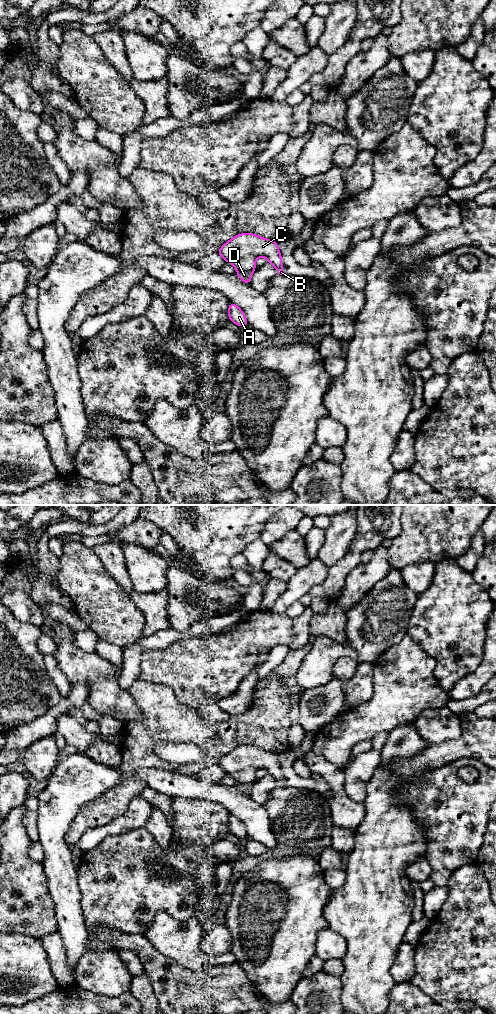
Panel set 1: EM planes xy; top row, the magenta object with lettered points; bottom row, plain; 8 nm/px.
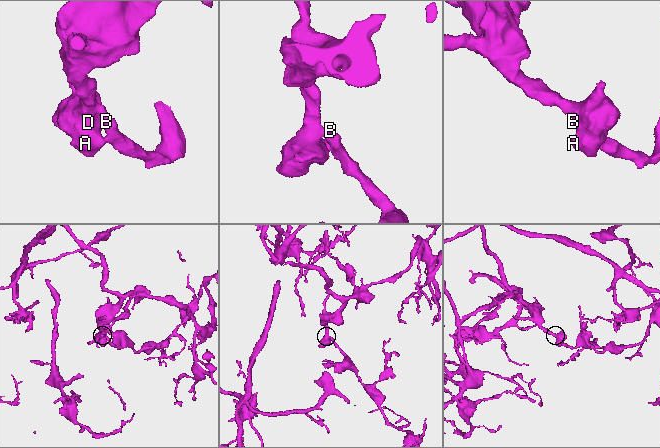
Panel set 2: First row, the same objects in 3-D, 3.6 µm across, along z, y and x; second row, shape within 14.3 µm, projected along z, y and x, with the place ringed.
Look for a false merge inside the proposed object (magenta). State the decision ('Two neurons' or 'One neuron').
One neuron

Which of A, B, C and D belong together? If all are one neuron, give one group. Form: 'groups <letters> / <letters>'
groups A B C D

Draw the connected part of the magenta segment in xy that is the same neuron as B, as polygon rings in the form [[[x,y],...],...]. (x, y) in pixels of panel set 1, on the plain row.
[[[253,745],[237,746],[223,756],[216,767],[232,776],[237,782],[237,788],[246,796],[251,794],[258,769],[265,769],[277,781],[278,786],[286,786],[282,779],[278,755]]]

